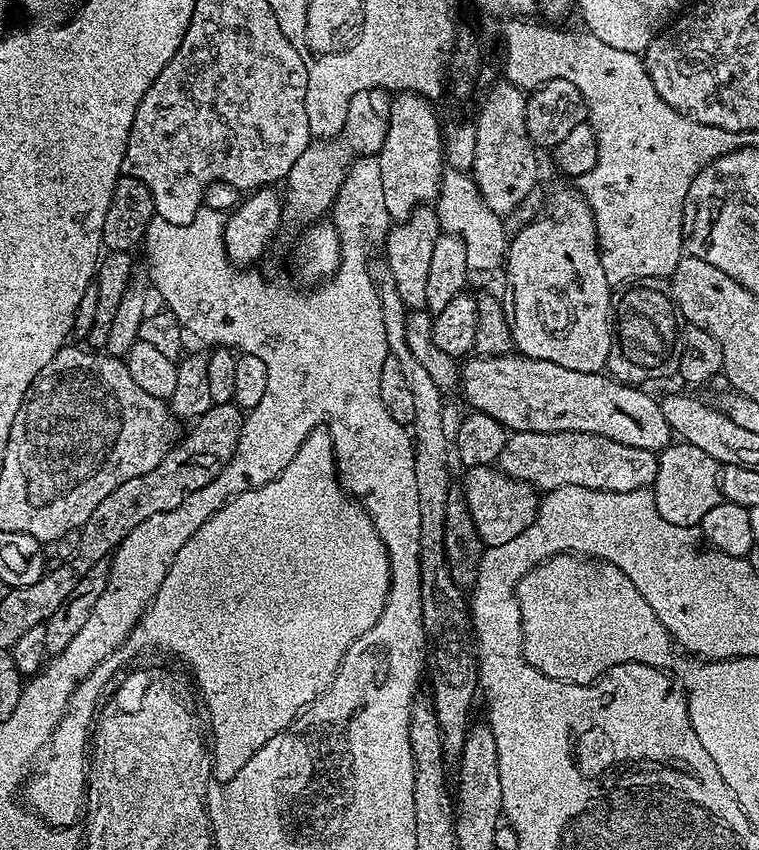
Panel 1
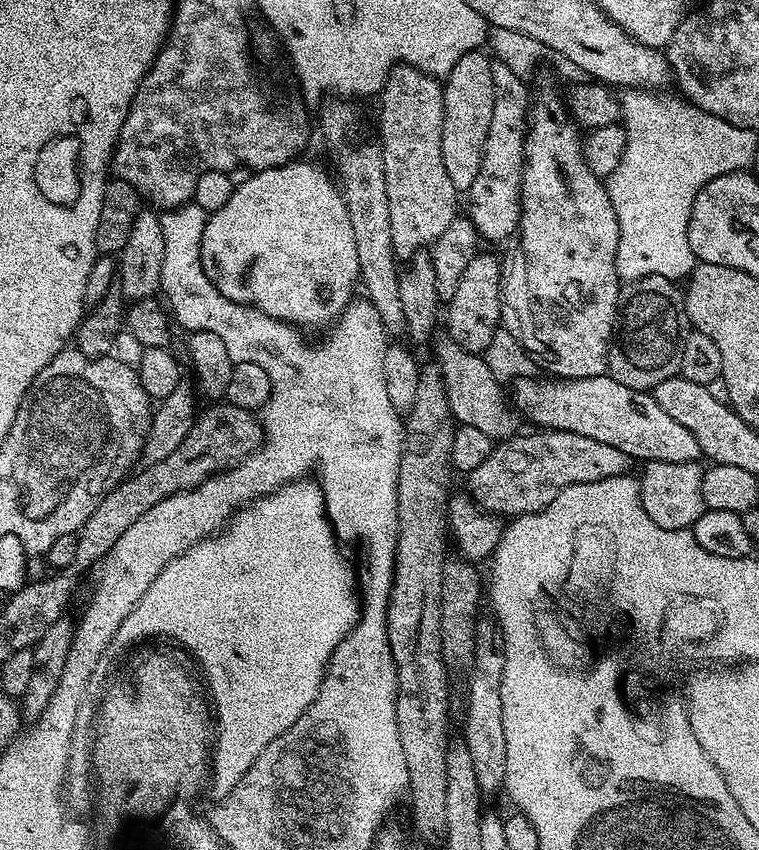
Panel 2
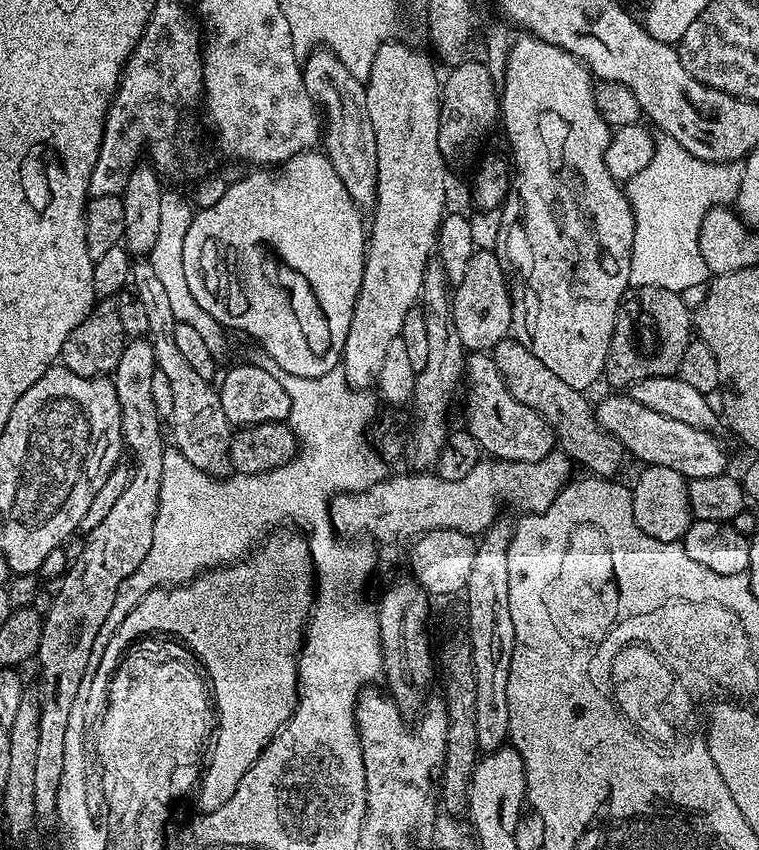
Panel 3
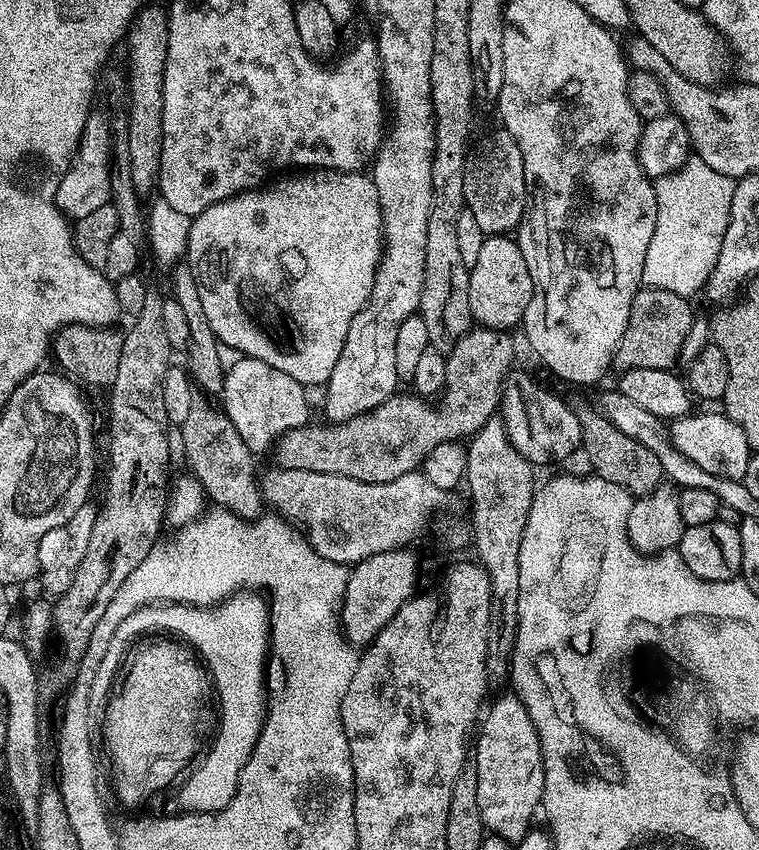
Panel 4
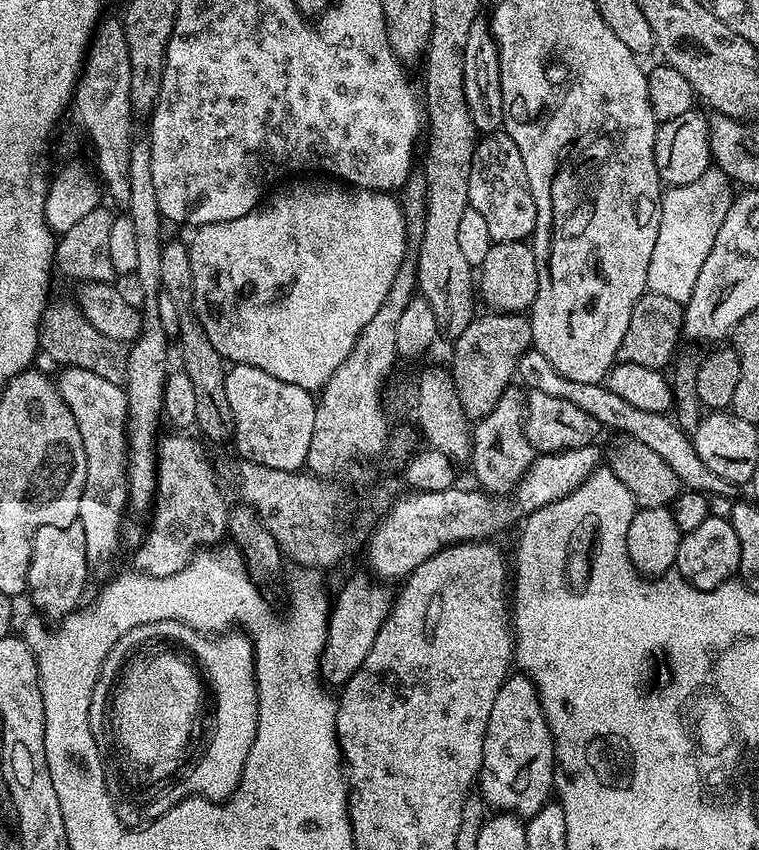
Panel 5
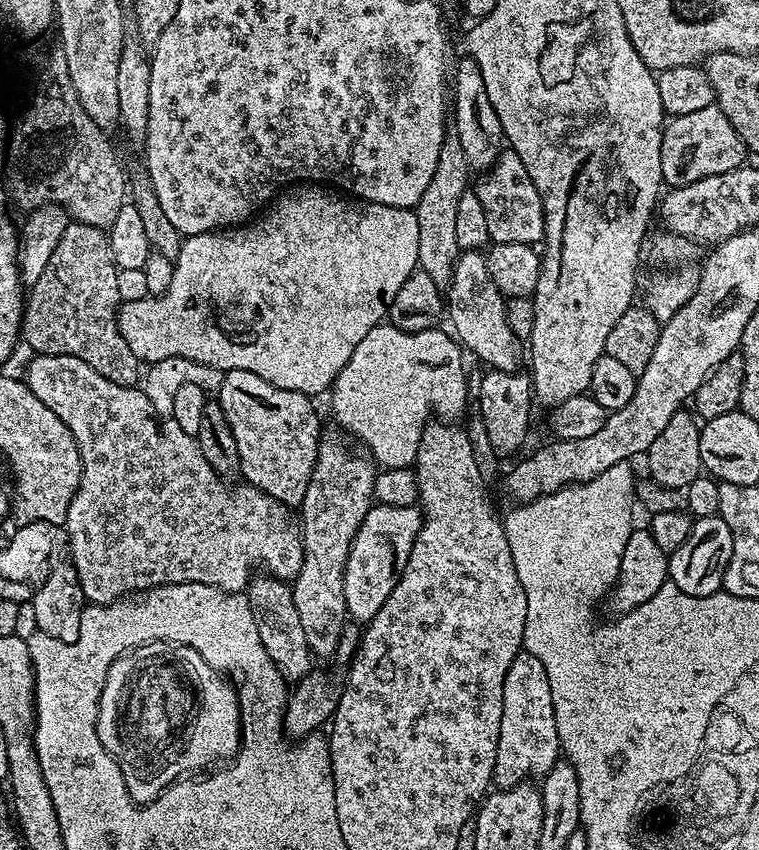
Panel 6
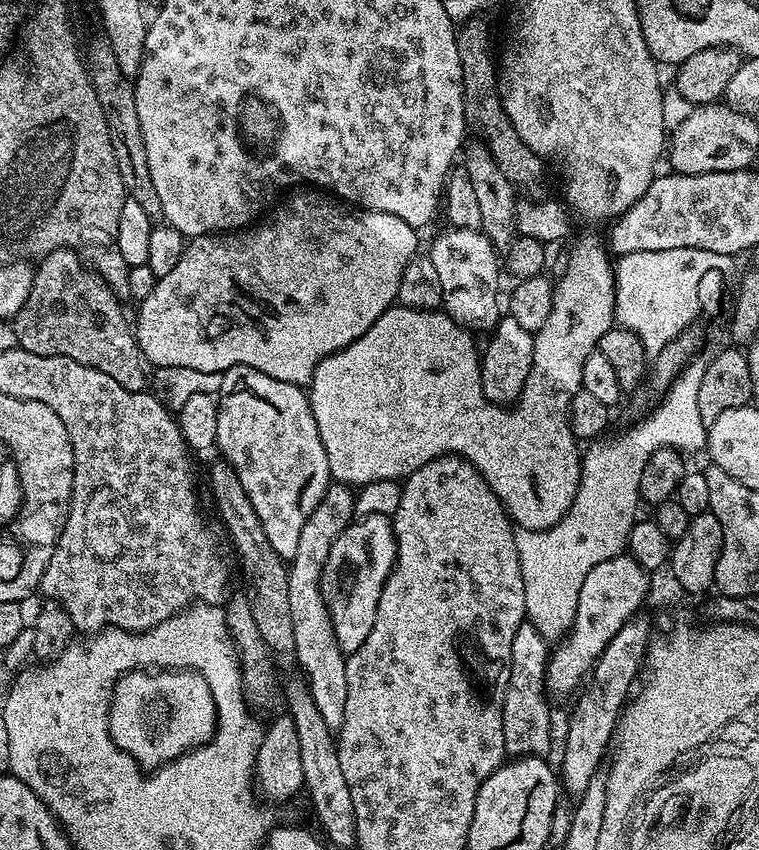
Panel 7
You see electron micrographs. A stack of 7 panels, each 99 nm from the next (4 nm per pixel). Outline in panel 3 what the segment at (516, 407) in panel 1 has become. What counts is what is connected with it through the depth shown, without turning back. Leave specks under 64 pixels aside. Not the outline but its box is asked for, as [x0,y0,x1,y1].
[595,394,729,480]

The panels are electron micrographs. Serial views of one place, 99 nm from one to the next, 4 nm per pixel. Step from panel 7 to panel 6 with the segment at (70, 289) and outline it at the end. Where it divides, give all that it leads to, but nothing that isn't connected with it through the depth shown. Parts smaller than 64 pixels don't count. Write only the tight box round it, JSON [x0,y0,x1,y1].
[22,223,142,388]

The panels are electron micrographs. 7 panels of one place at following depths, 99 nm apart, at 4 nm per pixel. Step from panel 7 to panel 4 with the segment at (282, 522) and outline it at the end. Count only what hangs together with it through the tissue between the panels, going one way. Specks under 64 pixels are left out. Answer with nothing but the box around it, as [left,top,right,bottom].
[222,355,309,452]

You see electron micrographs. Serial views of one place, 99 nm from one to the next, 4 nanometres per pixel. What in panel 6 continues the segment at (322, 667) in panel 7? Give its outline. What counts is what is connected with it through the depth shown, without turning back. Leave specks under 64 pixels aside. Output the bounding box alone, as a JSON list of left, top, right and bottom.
[291,431,377,658]

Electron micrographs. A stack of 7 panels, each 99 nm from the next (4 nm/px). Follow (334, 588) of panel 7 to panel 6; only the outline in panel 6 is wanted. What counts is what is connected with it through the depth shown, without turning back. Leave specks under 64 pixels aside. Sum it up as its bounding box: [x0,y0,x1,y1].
[344,502,422,625]

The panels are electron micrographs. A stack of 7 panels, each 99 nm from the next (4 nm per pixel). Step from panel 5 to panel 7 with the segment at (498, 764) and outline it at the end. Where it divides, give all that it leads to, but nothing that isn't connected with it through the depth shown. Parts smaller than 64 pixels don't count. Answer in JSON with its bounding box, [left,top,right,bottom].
[502,622,552,758]

